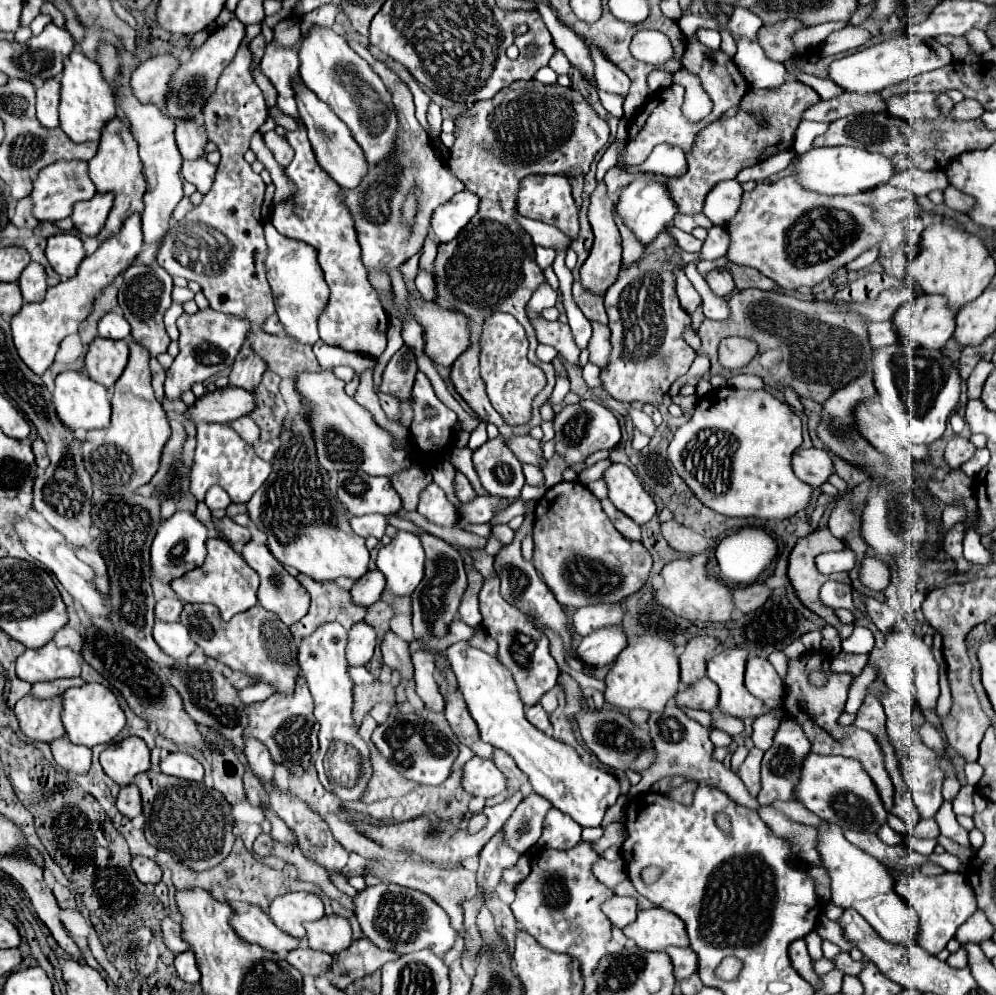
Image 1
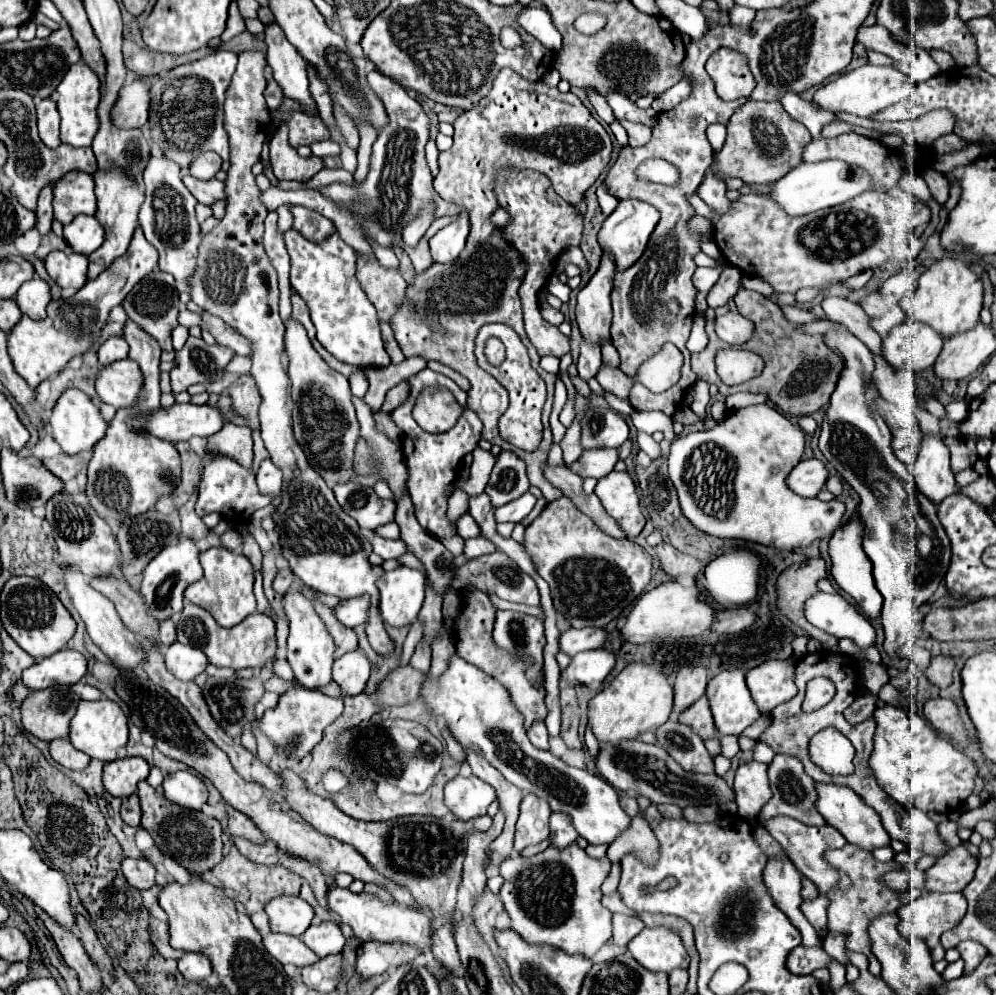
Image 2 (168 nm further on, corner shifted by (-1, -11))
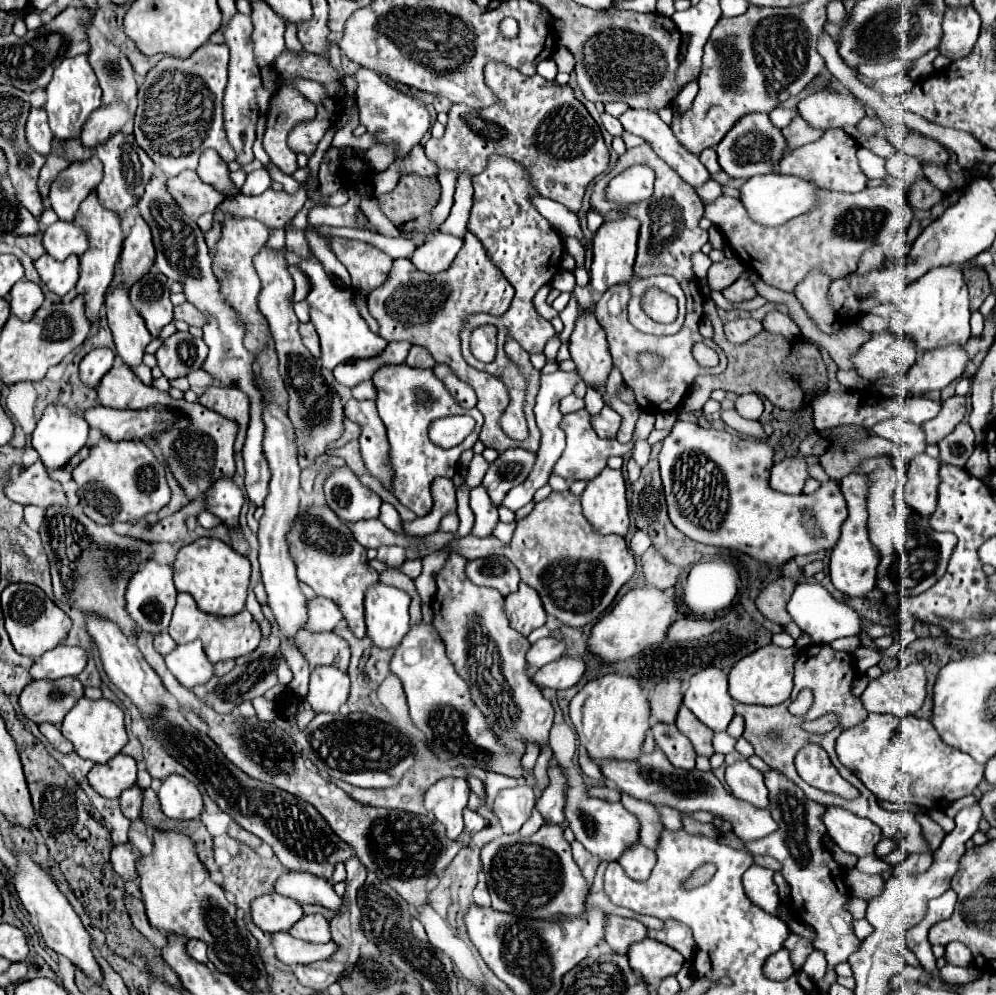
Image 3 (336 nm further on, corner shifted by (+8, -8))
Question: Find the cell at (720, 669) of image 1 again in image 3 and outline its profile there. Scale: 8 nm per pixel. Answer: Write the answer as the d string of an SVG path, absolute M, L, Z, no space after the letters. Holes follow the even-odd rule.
M703 668L685 686L683 704L713 732L727 730L733 718L733 698L727 690L727 674L719 668Z

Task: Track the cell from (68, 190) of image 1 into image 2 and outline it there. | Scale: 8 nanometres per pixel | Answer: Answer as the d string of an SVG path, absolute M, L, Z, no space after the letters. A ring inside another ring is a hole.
M70 171L54 185L54 219L62 225L68 225L78 213L94 215L96 197L94 197L94 179L82 171Z

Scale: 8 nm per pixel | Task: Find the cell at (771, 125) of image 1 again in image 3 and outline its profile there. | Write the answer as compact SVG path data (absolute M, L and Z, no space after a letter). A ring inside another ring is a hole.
M747 114L743 116L729 132L727 136L717 144L719 164L731 178L743 178L749 180L757 174L769 174L775 170L777 162L783 158L785 150L785 138L779 128L775 128L767 114Z

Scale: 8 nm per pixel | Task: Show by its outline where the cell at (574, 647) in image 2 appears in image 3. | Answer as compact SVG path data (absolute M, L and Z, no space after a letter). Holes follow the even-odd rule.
M541 638L535 644L531 644L529 652L527 652L527 668L533 672L535 668L541 668L557 658L561 658L561 654L565 652L565 644L559 638Z

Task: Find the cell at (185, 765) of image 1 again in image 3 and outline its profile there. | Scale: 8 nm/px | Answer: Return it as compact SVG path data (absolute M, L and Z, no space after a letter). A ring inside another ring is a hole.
M171 774L169 778L165 778L157 796L161 800L161 810L169 818L193 820L201 816L201 810L203 810L201 792L185 776Z

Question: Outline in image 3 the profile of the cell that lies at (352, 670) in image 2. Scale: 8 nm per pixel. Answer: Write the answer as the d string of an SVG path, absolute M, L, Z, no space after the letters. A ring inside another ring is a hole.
M319 666L311 672L307 702L319 712L339 712L349 696L349 676L337 666Z

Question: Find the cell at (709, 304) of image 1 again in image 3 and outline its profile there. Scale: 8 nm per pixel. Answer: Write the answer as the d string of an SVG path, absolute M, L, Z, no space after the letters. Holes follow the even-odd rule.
M737 318L737 320L733 320L725 326L727 340L733 342L733 344L745 344L753 336L757 336L761 330L763 330L763 326L759 324L759 320L753 320L753 318L749 318L749 320Z

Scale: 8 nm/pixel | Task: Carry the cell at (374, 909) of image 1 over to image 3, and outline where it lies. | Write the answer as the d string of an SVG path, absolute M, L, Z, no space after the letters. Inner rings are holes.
M287 872L285 876L281 876L281 880L277 880L275 892L293 898L299 904L319 904L335 912L341 906L341 898L335 894L333 884L311 874Z

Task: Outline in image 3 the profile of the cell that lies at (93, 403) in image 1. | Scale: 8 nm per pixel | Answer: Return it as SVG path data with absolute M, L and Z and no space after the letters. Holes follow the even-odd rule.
M47 406L31 434L31 446L47 470L57 470L87 442L87 434L89 426L81 416L69 412L65 406Z

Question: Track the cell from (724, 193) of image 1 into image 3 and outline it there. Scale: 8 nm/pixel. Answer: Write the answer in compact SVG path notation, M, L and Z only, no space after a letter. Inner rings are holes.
M629 108L619 116L619 120L627 132L641 136L655 150L655 154L659 154L693 188L711 178L707 168L699 162L699 156L693 156L689 150L685 150L673 136L673 130L655 112Z

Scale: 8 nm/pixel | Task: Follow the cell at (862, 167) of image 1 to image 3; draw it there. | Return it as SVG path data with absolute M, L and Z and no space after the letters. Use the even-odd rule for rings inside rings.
M771 172L771 174L749 178L741 186L739 192L741 192L741 202L747 208L751 220L757 220L757 224L765 224L765 226L781 226L781 224L789 222L791 218L817 206L815 190L817 190L817 186L813 182L795 178L795 176L785 176L779 172Z

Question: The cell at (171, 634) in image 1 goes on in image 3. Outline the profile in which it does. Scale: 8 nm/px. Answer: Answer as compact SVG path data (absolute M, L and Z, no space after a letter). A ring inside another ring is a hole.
M199 640L177 646L177 650L165 656L165 662L171 674L189 690L197 684L207 684L215 674L215 666L207 660Z

